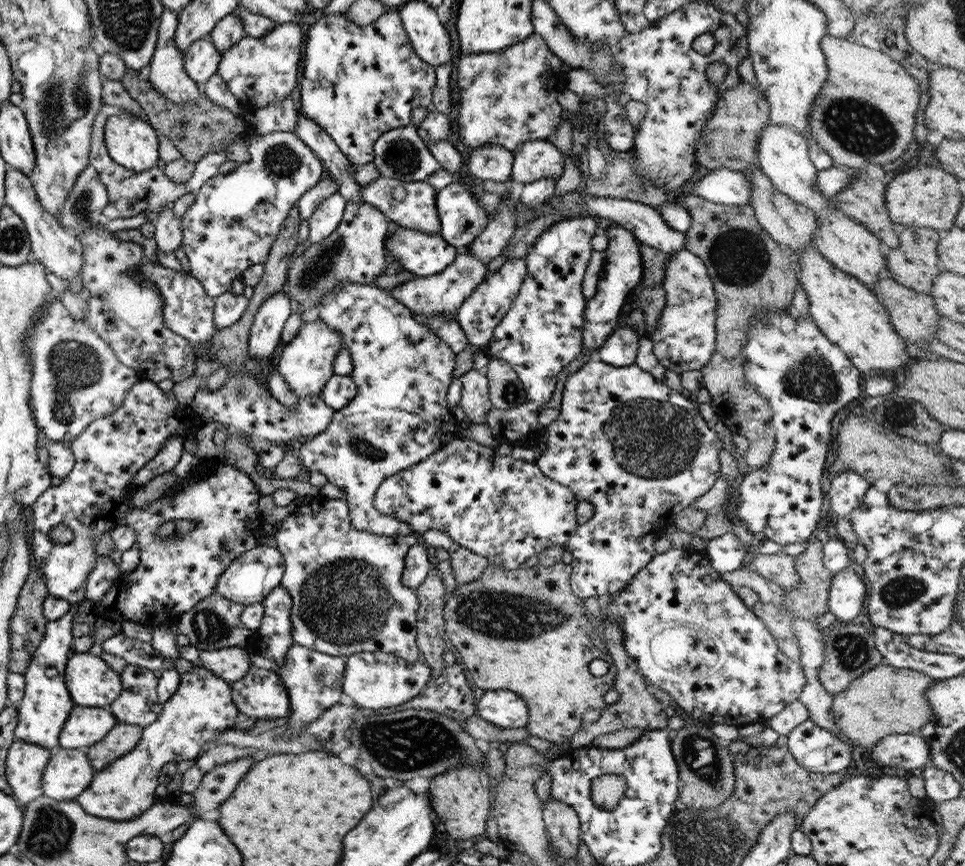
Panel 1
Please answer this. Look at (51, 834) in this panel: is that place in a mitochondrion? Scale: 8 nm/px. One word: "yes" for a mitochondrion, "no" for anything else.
yes

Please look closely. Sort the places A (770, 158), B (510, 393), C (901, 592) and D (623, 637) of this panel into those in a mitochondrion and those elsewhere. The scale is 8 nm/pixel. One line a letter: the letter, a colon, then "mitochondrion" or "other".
A: other
B: mitochondrion
C: mitochondrion
D: other

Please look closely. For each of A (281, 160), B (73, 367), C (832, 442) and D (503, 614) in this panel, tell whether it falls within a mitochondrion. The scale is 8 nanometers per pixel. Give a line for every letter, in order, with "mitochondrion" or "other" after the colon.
A: mitochondrion
B: mitochondrion
C: other
D: mitochondrion

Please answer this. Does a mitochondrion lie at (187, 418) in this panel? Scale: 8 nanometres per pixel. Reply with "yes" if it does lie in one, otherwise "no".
no

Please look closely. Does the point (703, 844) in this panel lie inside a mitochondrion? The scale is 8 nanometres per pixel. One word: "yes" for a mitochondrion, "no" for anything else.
yes

